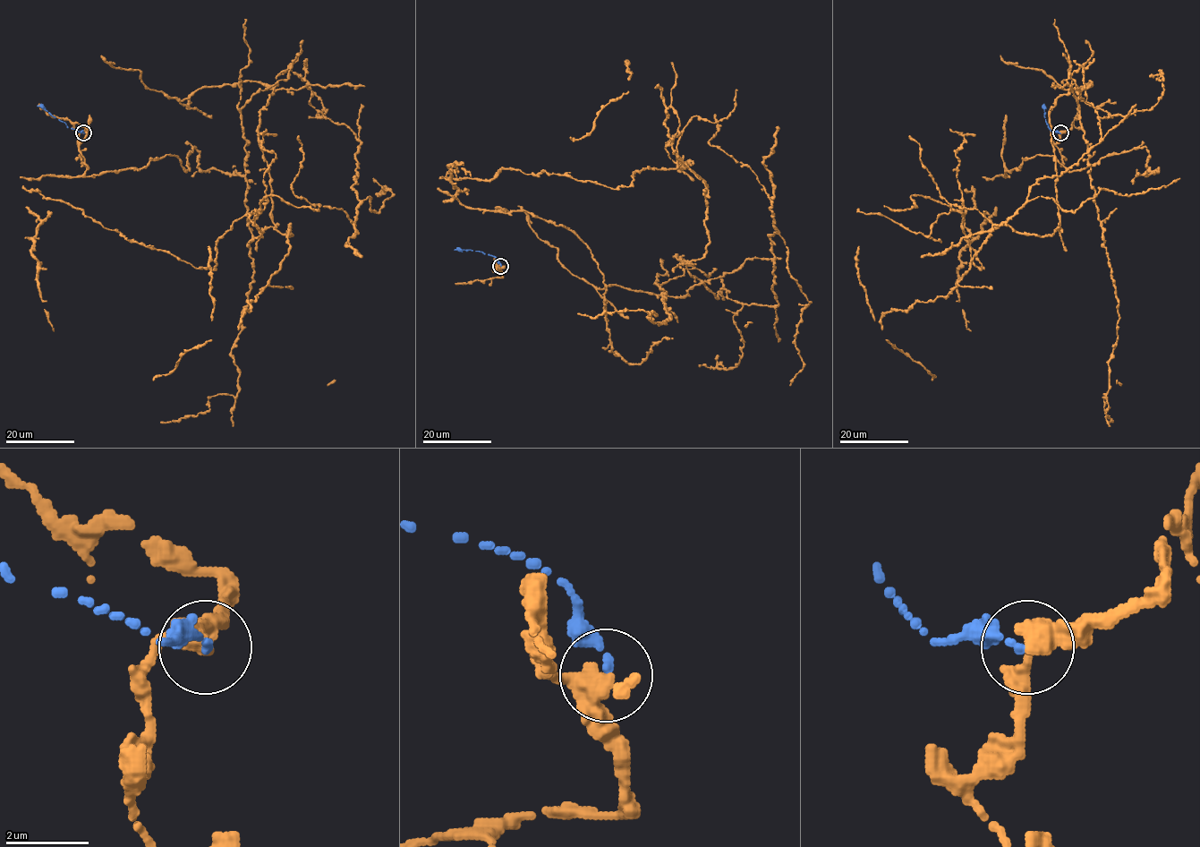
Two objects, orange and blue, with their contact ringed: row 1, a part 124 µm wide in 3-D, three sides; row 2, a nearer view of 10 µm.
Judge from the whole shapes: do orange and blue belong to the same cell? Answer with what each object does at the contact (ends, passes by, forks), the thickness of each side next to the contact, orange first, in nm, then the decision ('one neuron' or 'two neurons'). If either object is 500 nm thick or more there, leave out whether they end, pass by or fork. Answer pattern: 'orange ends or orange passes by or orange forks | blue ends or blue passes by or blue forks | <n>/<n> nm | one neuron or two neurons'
orange passes by | blue ends | 360/220 nm | two neurons

